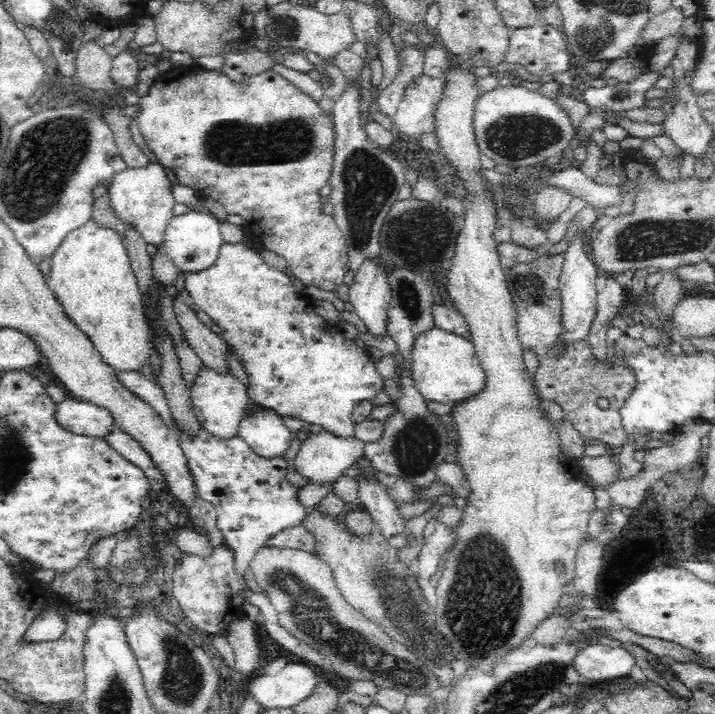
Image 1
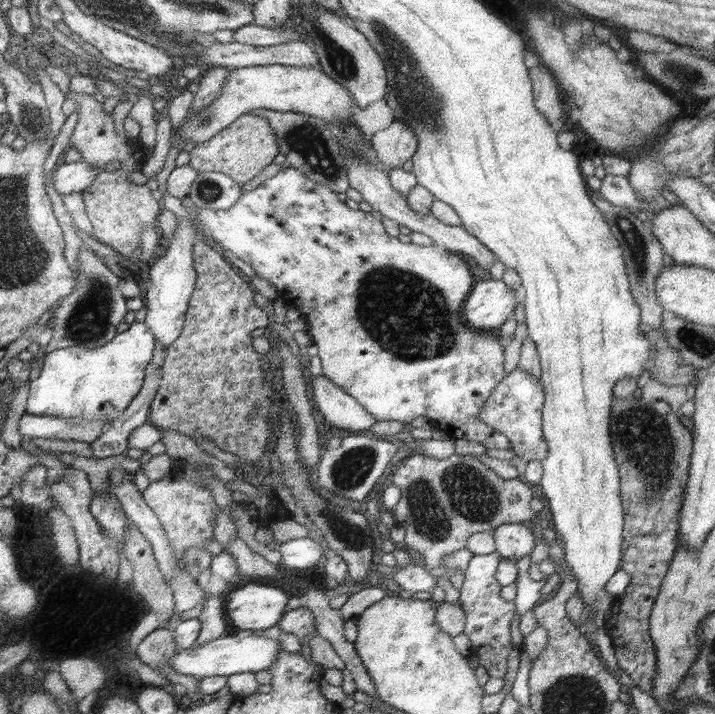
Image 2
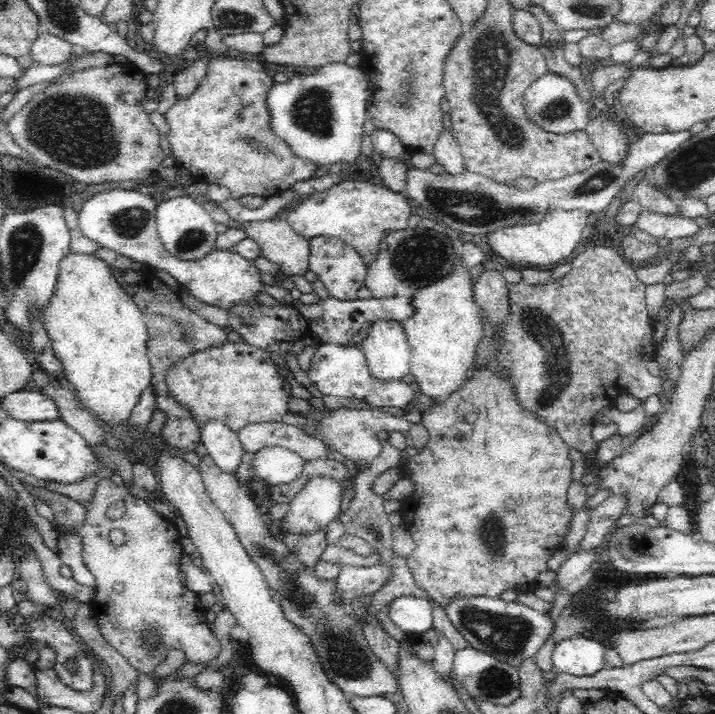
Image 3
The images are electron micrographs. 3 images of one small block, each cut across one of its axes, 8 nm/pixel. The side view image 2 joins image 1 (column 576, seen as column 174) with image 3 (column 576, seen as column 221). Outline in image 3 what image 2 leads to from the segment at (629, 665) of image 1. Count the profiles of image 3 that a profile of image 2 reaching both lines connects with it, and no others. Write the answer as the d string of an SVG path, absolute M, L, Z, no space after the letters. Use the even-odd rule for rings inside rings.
M570 638L556 646L552 664L560 674L594 676L606 668L608 642L600 644L592 638Z

